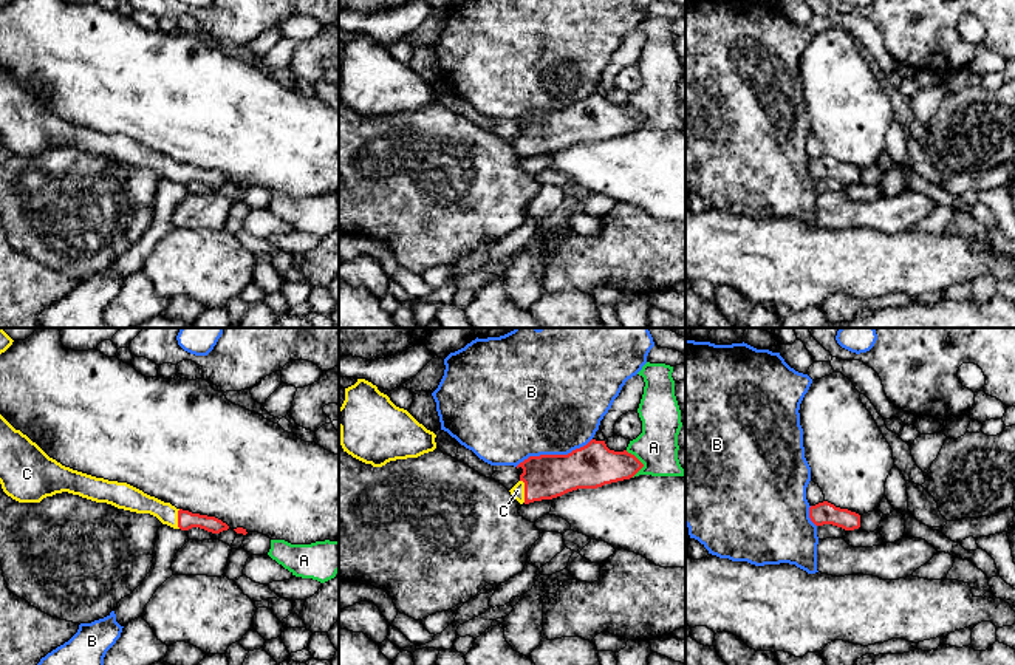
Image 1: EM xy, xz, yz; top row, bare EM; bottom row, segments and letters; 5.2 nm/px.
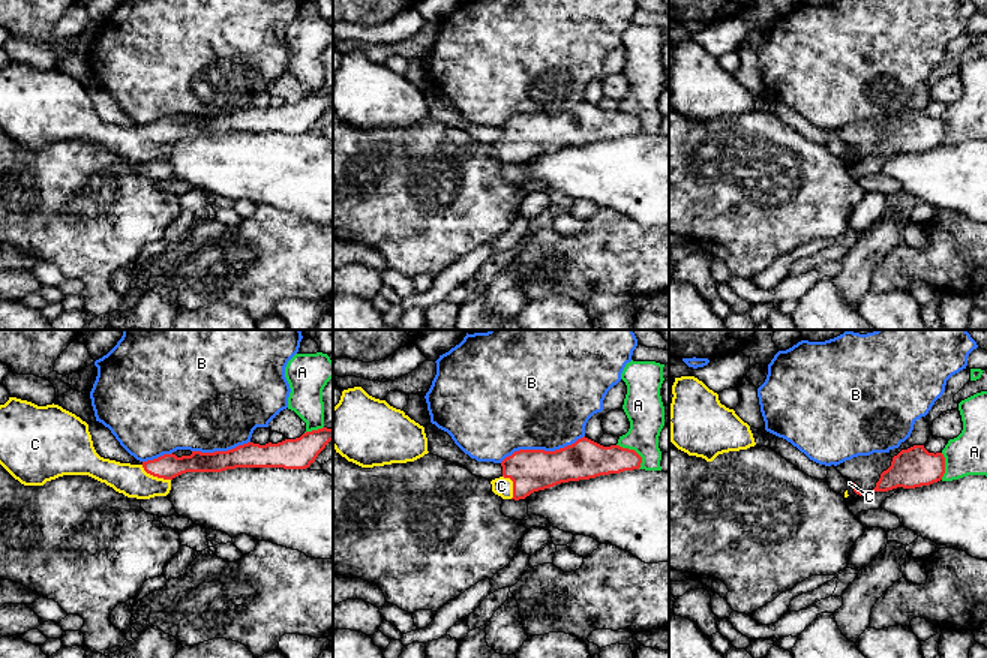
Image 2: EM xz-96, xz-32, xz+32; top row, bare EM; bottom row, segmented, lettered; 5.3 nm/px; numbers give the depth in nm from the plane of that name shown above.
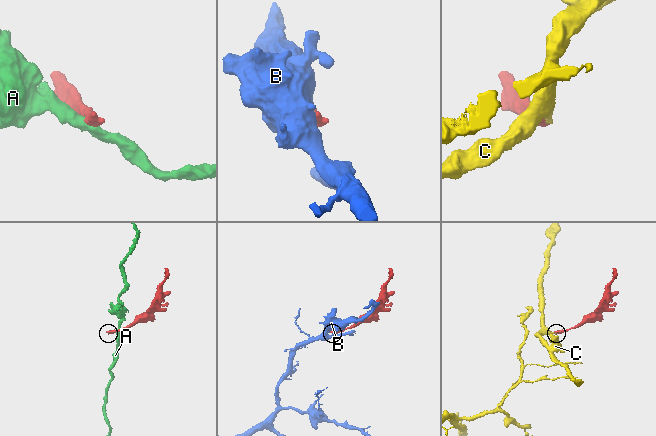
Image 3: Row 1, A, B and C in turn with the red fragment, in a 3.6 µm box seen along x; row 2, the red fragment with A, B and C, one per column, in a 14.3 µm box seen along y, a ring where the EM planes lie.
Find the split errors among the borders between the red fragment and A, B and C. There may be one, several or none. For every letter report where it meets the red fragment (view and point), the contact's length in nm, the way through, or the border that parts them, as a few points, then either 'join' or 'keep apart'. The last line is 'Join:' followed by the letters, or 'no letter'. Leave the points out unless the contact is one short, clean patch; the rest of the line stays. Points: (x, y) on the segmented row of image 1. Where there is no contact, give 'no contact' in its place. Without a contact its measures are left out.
A: contact xz (641, 463); length 150 nm; border xz (625, 450), (642, 464), (633, 477); keep apart
B: contact xz (553, 455); length 420 nm; keep apart
C: contact xz (525, 491); length 120 nm; way xz (545, 477), (525, 491), (517, 491); join
Join: C

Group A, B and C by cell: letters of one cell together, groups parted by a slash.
A / B / C

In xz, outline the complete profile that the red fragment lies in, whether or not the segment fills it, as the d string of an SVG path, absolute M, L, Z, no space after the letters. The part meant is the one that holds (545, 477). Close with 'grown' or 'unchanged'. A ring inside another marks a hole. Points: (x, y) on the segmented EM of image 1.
M591 439L568 455L529 456L518 467L523 473L509 492L520 504L529 504L630 479L644 464L627 450L614 452L605 441Z | grown

